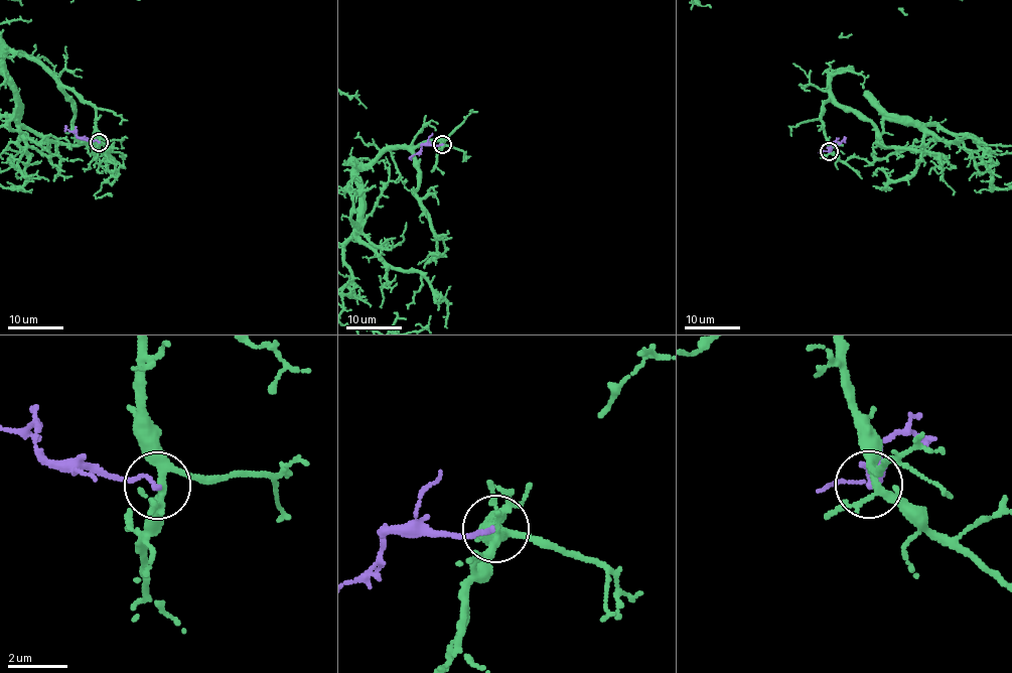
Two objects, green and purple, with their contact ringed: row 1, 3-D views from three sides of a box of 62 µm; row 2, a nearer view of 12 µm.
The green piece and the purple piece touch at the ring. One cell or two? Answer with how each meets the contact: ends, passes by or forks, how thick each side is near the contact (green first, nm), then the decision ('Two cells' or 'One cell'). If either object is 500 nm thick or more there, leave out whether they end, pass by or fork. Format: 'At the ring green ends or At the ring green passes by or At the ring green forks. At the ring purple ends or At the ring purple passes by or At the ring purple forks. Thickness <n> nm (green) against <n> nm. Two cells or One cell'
At the ring green forks. At the ring purple ends. Thickness 260 nm (green) against 160 nm. Two cells

